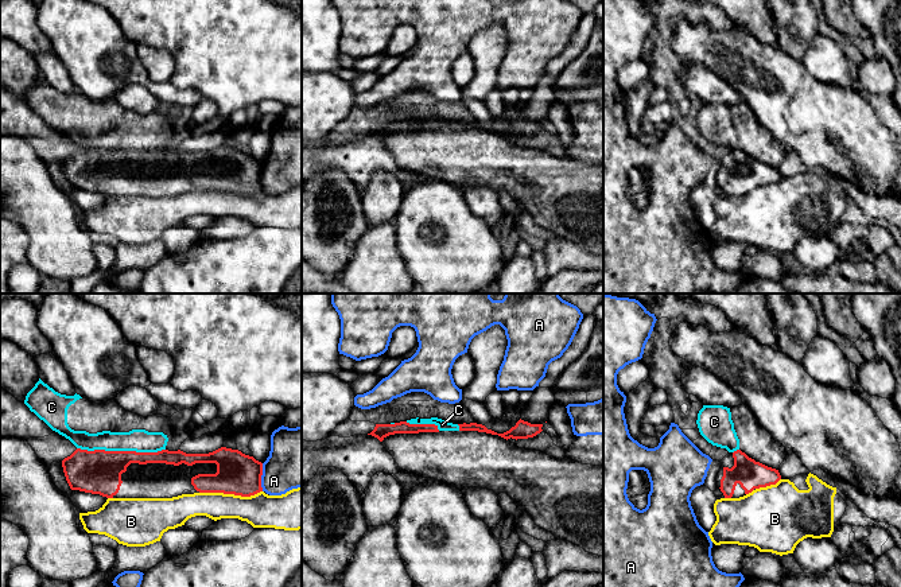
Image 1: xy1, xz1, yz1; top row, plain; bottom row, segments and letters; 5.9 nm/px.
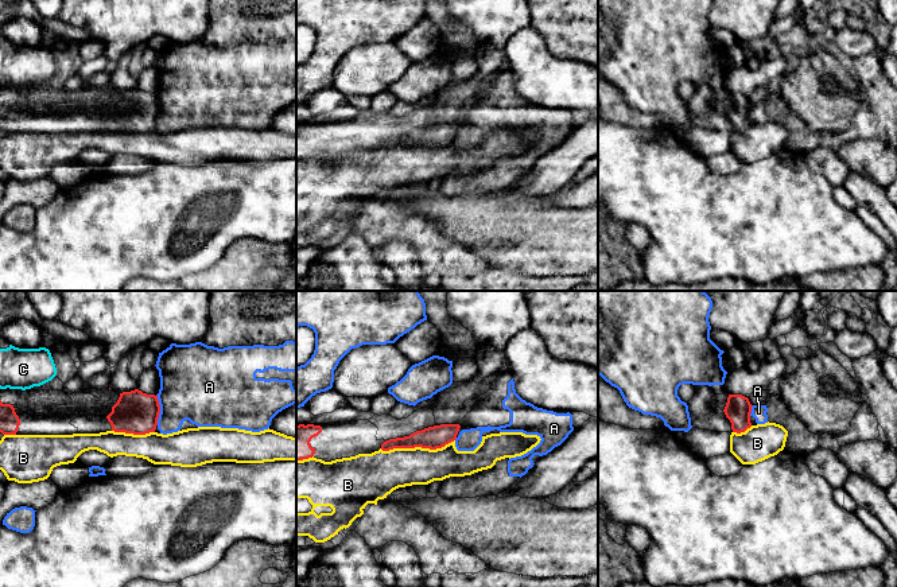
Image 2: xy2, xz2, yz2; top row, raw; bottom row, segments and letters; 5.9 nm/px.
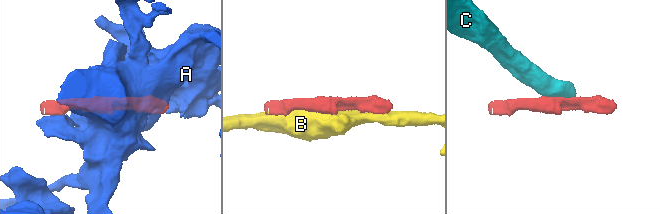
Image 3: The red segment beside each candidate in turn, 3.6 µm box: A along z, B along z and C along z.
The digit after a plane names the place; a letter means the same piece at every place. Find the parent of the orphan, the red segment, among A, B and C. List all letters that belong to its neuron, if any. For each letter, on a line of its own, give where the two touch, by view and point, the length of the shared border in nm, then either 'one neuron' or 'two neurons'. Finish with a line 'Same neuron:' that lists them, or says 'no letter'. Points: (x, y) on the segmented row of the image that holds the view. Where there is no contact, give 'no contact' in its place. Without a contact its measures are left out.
A: meets red in xy2 at (159, 409); contact 180 nm long; two neurons
B: meets red in xz2 at (416, 446); contact 460 nm long; two neurons
C: meets red in xy1 at (121, 451); contact 550 nm long; two neurons
Same neuron: no letter

